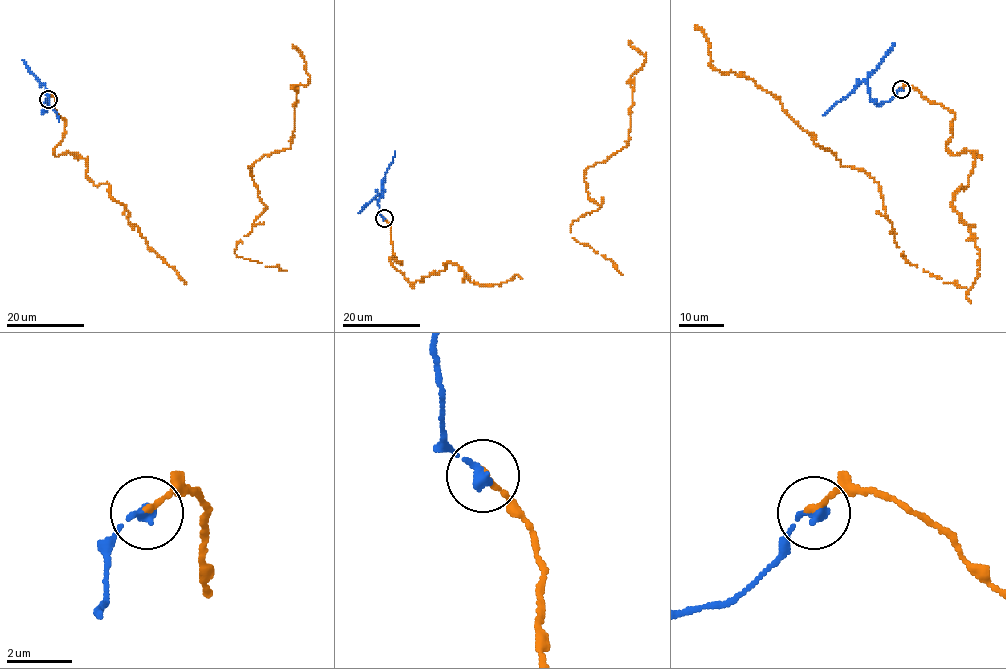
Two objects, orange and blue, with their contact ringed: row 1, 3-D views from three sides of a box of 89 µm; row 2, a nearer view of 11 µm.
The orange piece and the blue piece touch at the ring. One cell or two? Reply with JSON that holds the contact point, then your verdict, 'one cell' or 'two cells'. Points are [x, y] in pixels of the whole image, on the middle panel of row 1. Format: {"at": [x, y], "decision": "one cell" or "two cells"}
{"at": [384, 218], "decision": "one cell"}

